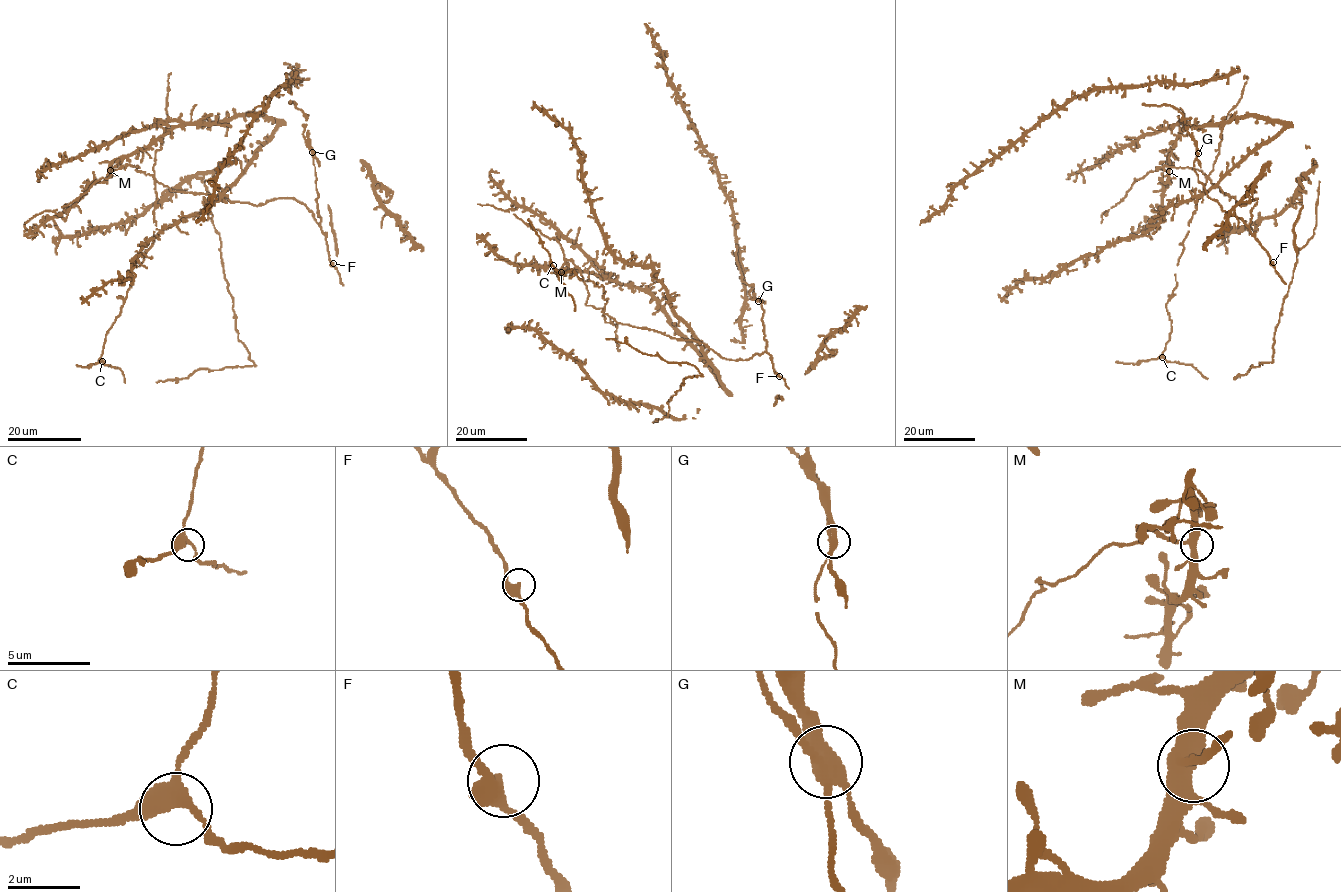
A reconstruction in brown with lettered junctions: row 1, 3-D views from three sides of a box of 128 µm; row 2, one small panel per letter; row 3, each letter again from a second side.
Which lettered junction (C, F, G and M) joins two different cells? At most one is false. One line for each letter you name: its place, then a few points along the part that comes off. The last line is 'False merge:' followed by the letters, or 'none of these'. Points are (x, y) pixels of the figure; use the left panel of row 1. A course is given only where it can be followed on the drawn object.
G: at (312, 152); foreign part runs (312, 151), (308, 130)
False merge: G

